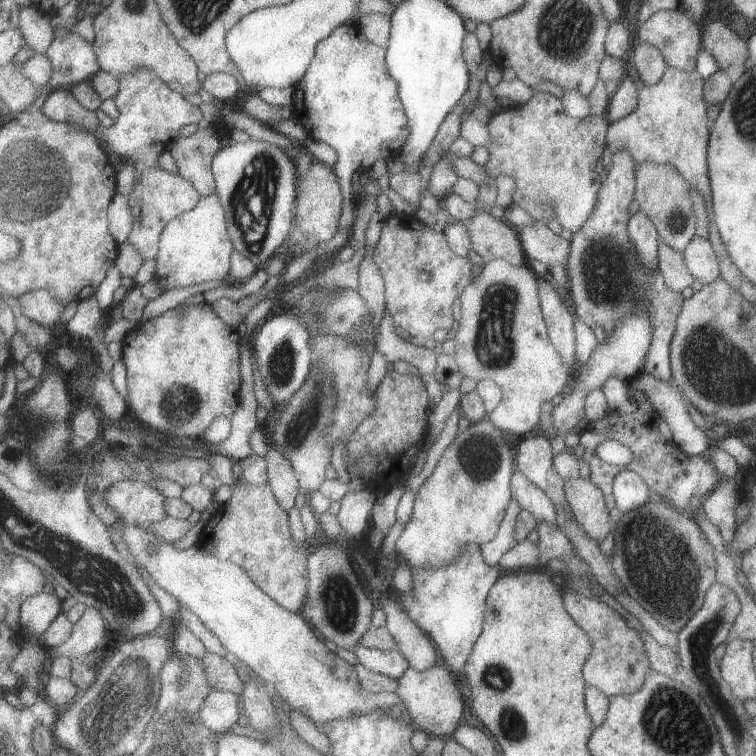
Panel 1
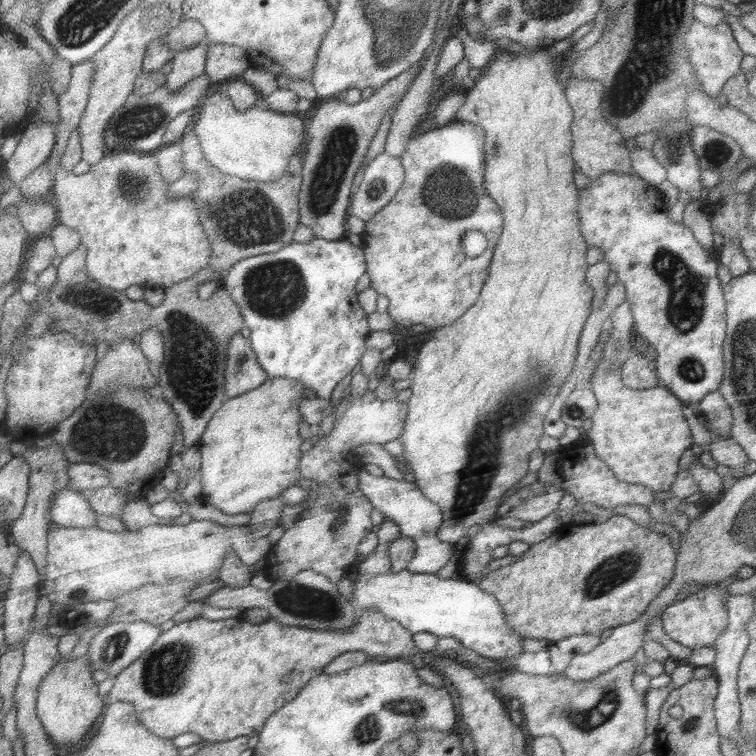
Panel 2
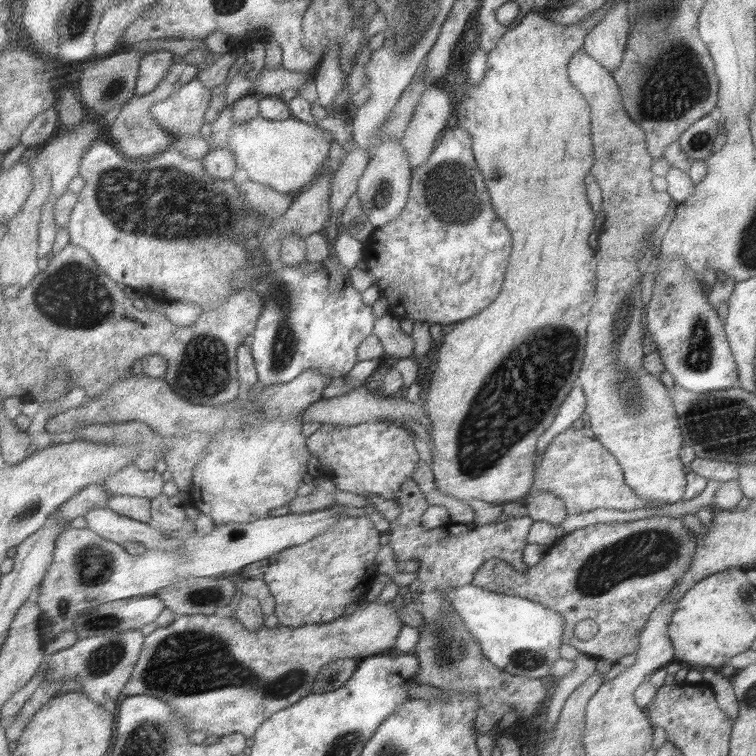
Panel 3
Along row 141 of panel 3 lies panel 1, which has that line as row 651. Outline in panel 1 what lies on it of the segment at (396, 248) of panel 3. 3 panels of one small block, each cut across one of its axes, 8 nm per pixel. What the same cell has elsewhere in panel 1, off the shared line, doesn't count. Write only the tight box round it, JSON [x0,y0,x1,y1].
[403,546,501,678]

